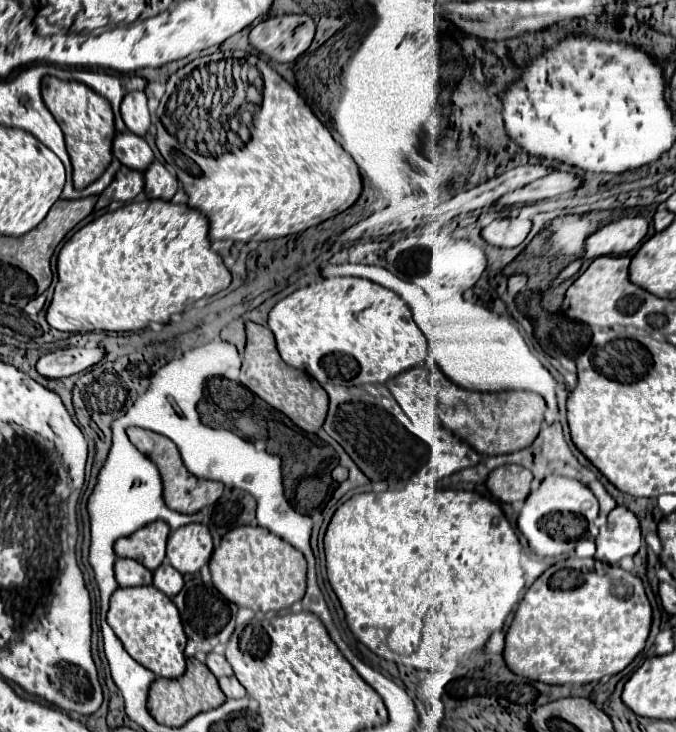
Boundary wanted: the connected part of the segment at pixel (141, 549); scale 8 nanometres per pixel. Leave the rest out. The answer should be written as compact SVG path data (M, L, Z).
M153 521L141 527L137 533L121 537L115 545L117 557L129 557L155 571L165 559L165 545L169 539L169 525L165 521Z

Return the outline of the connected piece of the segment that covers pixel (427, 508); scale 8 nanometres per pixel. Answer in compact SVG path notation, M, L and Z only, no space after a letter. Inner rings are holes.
M407 485L401 491L353 495L349 501L345 501L335 511L335 515L327 527L327 533L325 533L327 577L343 605L343 611L347 615L347 623L349 623L349 629L353 631L353 635L361 643L365 643L375 655L379 655L387 661L393 661L393 663L405 665L405 667L413 667L413 669L427 669L427 671L457 667L473 651L483 649L483 645L495 631L503 629L507 615L521 601L519 593L525 587L521 555L523 555L523 547L519 543L519 537L515 535L509 519L505 517L505 513L501 511L501 505L497 501L491 501L489 497L483 497L475 491L451 491L451 489L437 491L435 487L427 487L427 485ZM493 517L499 519L497 525L491 523Z

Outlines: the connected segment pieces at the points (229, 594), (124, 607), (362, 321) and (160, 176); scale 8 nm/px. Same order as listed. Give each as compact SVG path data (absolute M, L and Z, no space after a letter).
M249 525L231 529L213 551L209 569L213 585L227 601L253 611L267 613L287 609L295 601L301 601L307 589L307 561L303 553L263 527Z
M119 587L111 595L107 621L127 653L159 677L177 679L185 673L185 631L173 601L155 587Z
M329 277L321 279L315 285L297 289L289 297L281 299L269 313L269 329L277 339L277 349L283 361L295 369L301 369L315 377L321 385L367 385L367 383L385 383L391 377L419 367L427 359L427 341L421 329L415 325L409 307L405 301L369 281L357 277Z
M153 161L151 167L145 171L145 183L147 183L147 199L165 199L165 201L173 199L179 185L179 181L159 161Z

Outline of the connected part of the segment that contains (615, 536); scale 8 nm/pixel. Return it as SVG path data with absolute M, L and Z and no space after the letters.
M615 507L607 525L599 529L595 559L617 565L625 555L635 555L641 547L639 519L627 507Z

